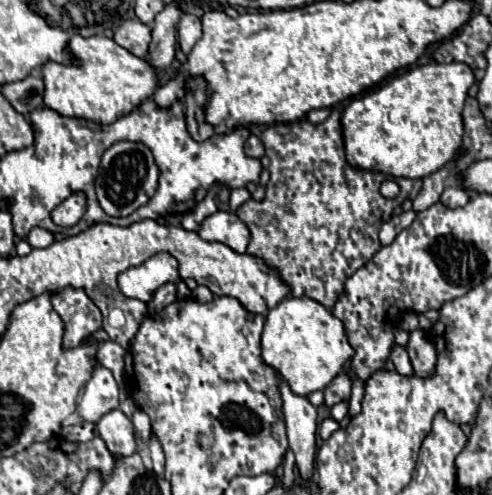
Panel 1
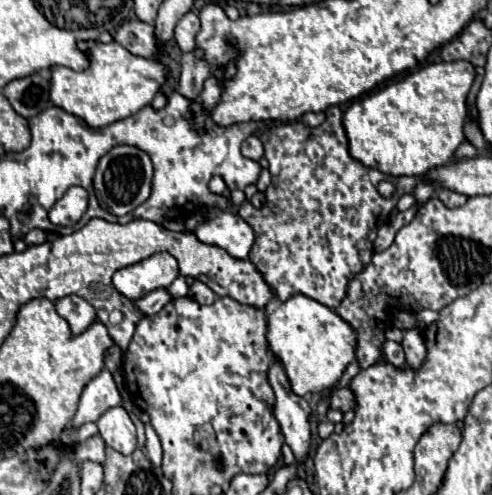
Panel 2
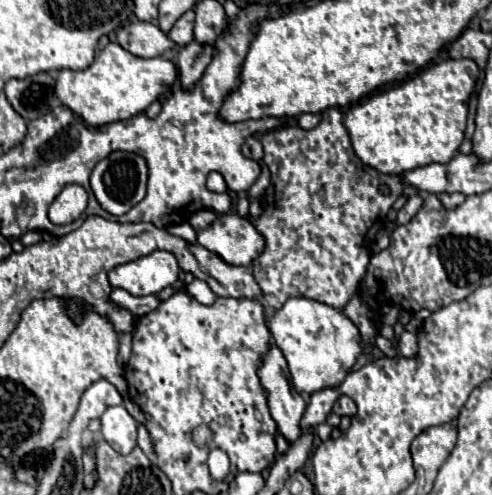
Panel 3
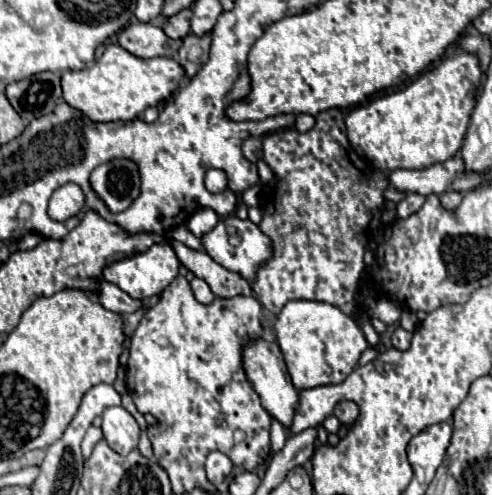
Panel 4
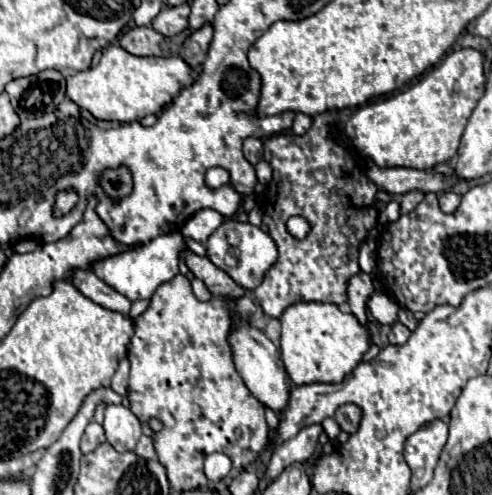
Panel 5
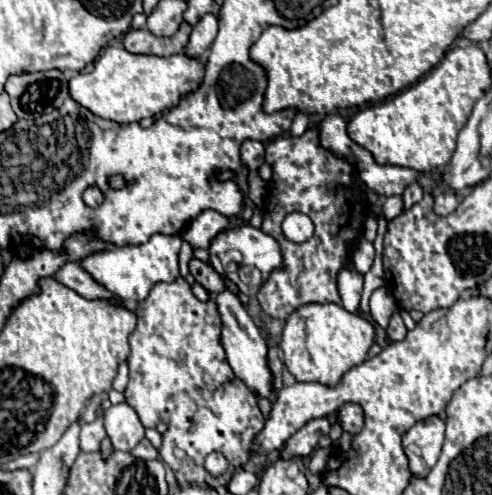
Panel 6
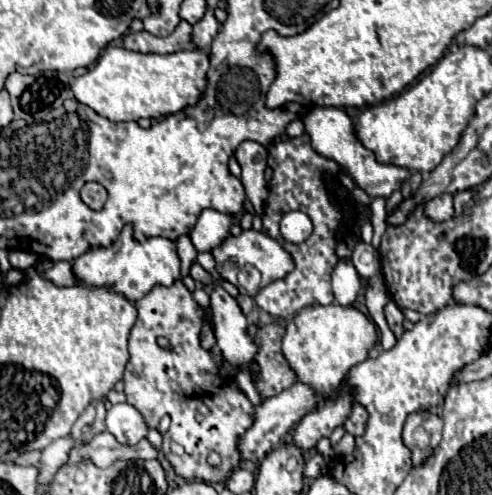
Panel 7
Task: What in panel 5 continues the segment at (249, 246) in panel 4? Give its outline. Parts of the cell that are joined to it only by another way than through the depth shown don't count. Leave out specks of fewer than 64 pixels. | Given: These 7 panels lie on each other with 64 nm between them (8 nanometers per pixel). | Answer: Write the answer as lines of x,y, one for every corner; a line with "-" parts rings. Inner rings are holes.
224,220
220,228
206,240
206,250
208,258
212,264
216,264
220,270
230,274
242,288
254,290
264,278
264,272
276,262
278,252
274,240
262,232
258,226
252,226
250,222
238,222
238,220
-
230,258
230,262
228,262

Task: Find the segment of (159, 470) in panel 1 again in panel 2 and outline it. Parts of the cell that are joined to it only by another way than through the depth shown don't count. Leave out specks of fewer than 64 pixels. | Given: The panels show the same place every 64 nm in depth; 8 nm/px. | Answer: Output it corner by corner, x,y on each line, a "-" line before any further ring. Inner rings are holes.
150,424
146,426
146,450
148,450
150,462
158,468
160,460
162,460
162,446
160,446
160,440
158,440
158,436

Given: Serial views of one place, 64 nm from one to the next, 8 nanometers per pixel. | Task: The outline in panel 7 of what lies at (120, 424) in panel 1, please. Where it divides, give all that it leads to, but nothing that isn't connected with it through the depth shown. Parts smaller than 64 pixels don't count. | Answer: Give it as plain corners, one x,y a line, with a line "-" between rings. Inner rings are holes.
114,404
106,416
108,432
126,446
134,446
148,434
142,414
130,404

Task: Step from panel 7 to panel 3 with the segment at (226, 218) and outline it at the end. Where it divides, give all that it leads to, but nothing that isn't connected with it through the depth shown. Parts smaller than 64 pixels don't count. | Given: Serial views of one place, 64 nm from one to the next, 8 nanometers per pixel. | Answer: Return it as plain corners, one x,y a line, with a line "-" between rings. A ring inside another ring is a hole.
200,210
200,212
196,212
196,214
190,218
190,224
194,226
194,230
202,230
202,228
206,228
208,224
212,224
214,218
216,218
216,212
212,212
212,210

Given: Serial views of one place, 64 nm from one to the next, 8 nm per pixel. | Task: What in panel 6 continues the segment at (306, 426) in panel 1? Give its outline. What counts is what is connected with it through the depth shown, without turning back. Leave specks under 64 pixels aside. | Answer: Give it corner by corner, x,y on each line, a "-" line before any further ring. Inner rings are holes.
224,290
216,296
218,312
222,316
222,344
226,350
226,358
234,370
234,374
258,396
268,398
270,402
276,400
274,388
272,388
272,370
268,368
268,340
260,332
260,328
252,322
246,308
242,306
240,298
232,294
230,290

